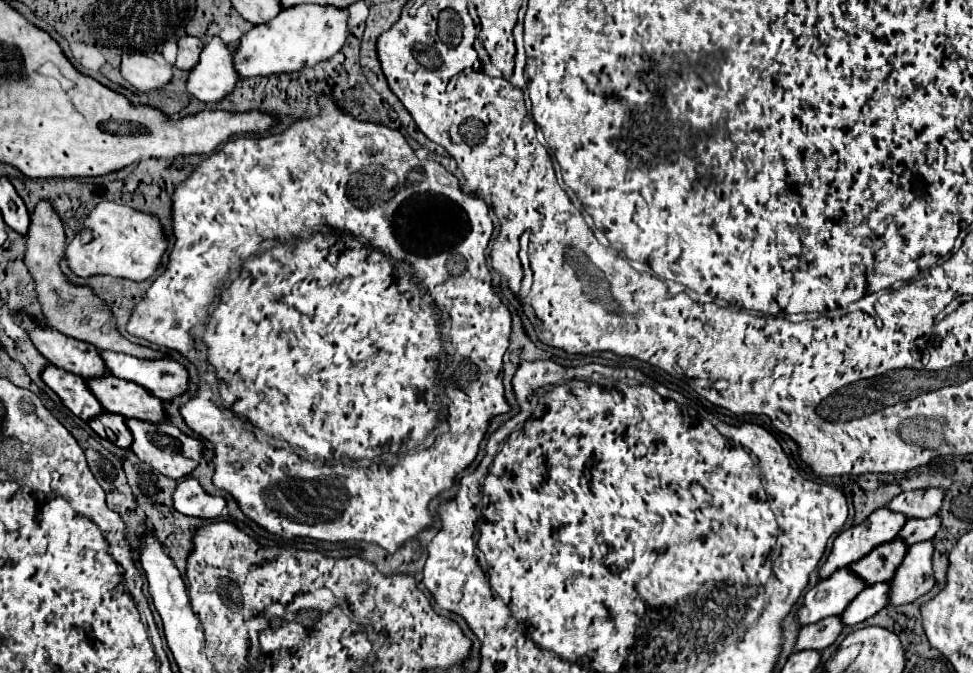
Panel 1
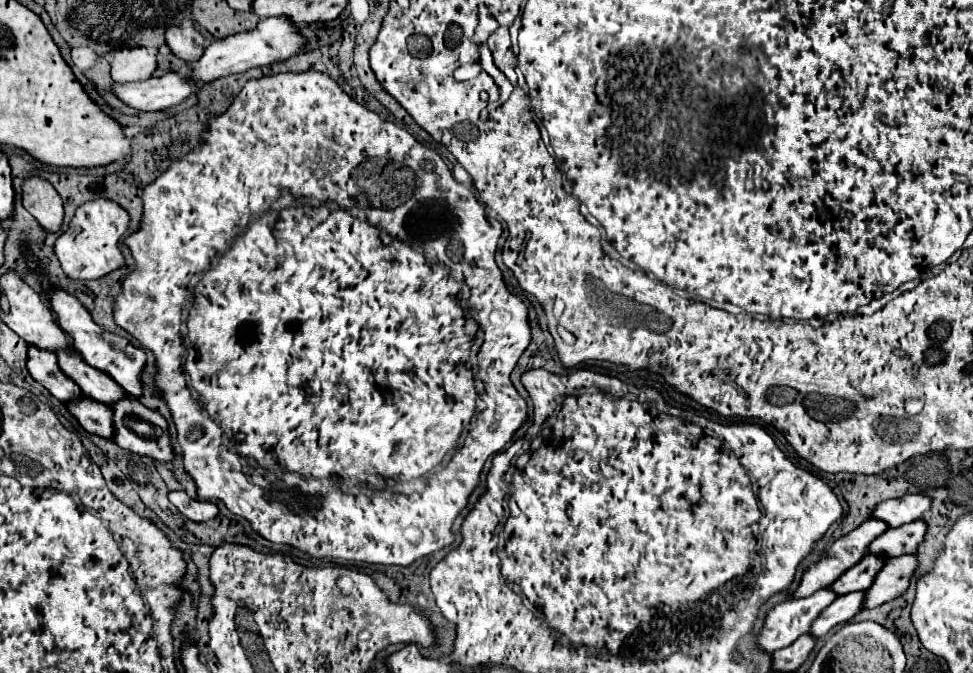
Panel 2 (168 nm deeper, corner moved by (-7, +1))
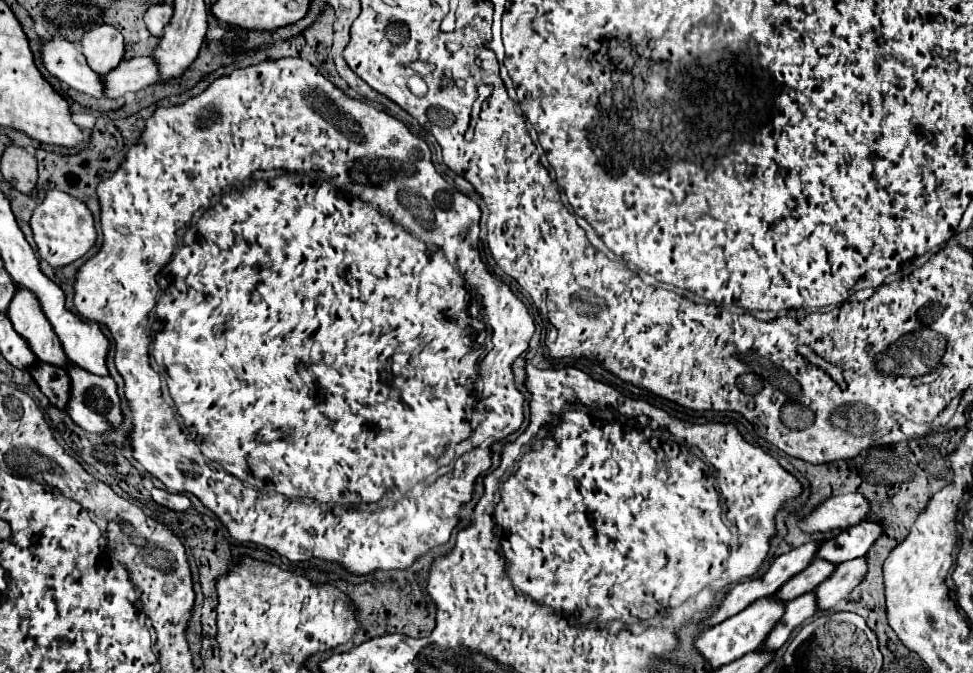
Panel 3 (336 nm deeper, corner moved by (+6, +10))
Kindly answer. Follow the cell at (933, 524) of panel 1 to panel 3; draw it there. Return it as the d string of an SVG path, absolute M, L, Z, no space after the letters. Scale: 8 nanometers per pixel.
M861 521L847 531L841 531L837 537L823 543L819 549L819 557L831 563L843 563L847 559L865 557L875 541L883 535L883 527L879 521Z

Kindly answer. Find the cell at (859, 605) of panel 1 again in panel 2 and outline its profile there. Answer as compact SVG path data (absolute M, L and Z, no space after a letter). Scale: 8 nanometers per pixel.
M852 592L852 594L844 594L838 596L836 602L832 602L832 606L828 606L828 610L824 610L824 614L820 614L820 618L816 618L816 622L812 622L812 636L824 636L828 634L830 628L848 622L854 614L860 612L860 606L864 602L864 592Z

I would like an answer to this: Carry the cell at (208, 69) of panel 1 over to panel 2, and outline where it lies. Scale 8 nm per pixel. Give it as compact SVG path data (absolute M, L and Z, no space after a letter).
M170 72L158 78L148 78L146 82L114 82L110 92L130 108L158 112L170 106L178 106L184 98L198 92L198 88L200 84L194 84L186 76Z

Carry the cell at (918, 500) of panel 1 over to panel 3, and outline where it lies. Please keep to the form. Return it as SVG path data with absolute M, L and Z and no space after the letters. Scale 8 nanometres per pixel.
M861 493L837 495L819 505L811 515L805 517L803 531L831 531L831 529L849 529L871 515L871 503Z

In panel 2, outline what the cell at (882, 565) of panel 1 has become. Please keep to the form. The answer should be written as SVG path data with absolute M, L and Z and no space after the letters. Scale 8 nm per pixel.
M866 554L858 564L854 564L836 582L832 582L830 590L836 590L838 596L854 592L854 590L864 592L864 590L868 590L868 586L872 586L882 564L884 564L884 558L874 556L874 554Z

